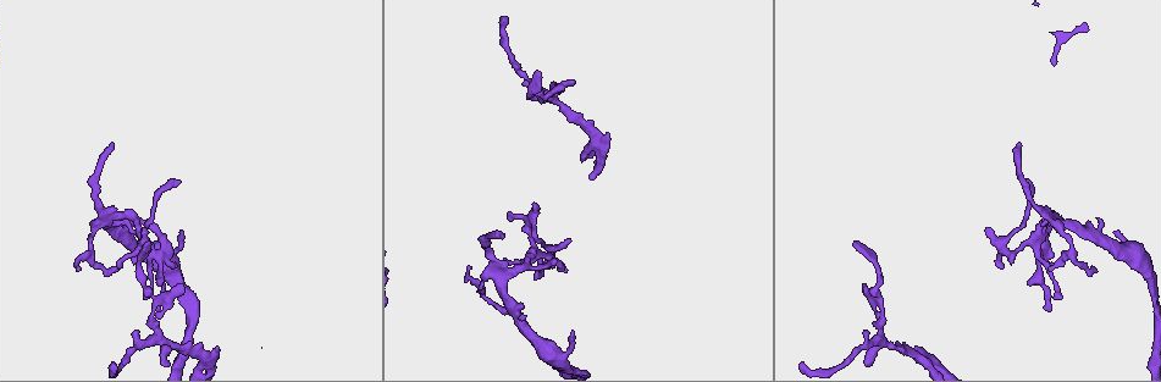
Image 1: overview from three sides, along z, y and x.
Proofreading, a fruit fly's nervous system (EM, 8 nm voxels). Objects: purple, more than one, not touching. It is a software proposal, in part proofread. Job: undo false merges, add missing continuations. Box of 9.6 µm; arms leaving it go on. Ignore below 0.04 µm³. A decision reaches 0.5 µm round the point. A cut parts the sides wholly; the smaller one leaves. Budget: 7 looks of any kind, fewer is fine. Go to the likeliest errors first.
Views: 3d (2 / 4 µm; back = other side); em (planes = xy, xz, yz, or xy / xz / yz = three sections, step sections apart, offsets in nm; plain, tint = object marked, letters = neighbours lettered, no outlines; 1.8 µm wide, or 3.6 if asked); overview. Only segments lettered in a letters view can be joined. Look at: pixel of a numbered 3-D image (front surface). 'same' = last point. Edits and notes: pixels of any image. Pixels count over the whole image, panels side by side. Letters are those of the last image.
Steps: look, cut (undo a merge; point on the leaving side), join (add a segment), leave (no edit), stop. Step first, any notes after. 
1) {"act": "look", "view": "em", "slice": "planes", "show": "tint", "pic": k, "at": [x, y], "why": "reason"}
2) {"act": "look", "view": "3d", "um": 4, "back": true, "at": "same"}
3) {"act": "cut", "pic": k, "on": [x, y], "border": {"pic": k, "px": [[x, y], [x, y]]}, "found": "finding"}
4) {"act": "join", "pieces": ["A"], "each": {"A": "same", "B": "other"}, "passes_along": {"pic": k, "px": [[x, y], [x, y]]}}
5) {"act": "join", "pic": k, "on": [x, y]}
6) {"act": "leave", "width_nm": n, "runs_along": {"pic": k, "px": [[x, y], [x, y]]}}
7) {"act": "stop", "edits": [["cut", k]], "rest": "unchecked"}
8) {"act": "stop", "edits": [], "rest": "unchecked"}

{"act": "look", "view": "em", "slice": "xz", "step": 16, "show": "tint", "pic": 1, "at": [1036, 235], "why": "arms part here"}

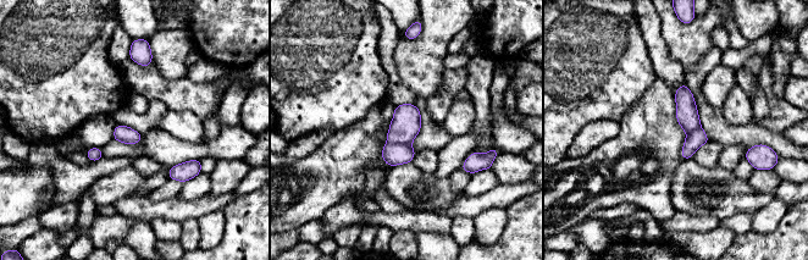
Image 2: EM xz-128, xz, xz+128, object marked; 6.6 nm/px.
{"act": "look", "view": "em", "slice": "planes", "show": "letters", "at": "same", "why": "another direction"}

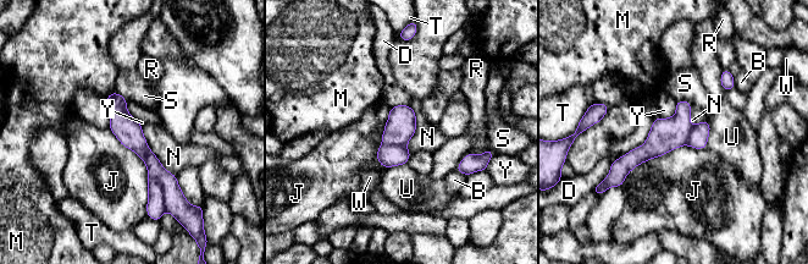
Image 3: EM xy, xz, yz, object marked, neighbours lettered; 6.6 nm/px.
{"act": "leave", "width_nm": 180, "each": {"B": "other", "D": "other", "J": "other", "M": "other", "N": "other", "R": "other", "S": "other", "T": "other", "U": "other", "W": "other", "Y": "other"}, "found": "all the same neuron"}

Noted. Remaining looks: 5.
{"act": "look", "view": "em", "slice": "planes", "show": "plain", "pic": 1, "at": [1019, 143], "why": "thin end"}

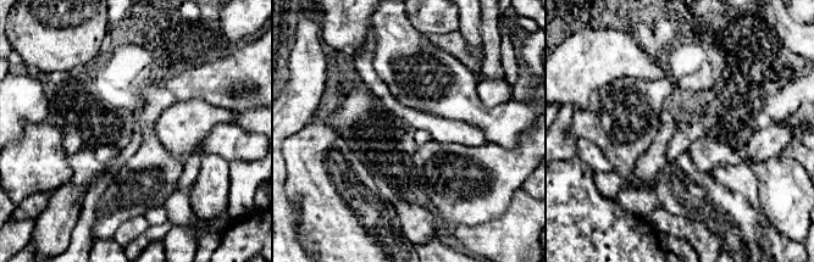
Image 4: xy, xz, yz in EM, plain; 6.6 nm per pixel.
{"act": "look", "view": "em", "slice": "planes", "show": "letters", "at": "same"}

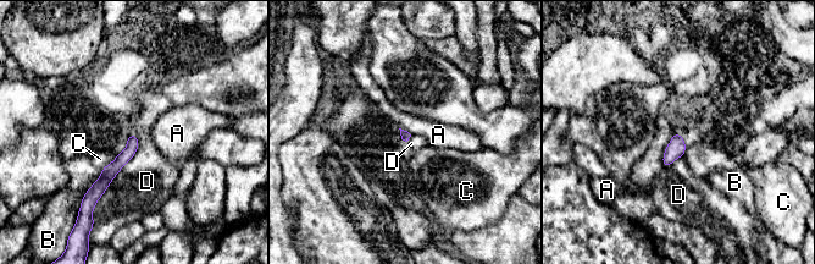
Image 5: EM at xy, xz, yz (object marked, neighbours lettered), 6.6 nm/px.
{"act": "leave", "longest_contact_nm": ["D", 600], "each": {"A": "other", "B": "other", "C": "other", "D": "other"}, "border": {"pic": 5, "px": [[133, 132], [137, 152], [92, 212]]}, "found": "none of them fits"}

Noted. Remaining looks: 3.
{"act": "look", "view": "em", "slice": "planes", "show": "letters", "pic": 1, "at": [853, 240], "why": "thin end"}

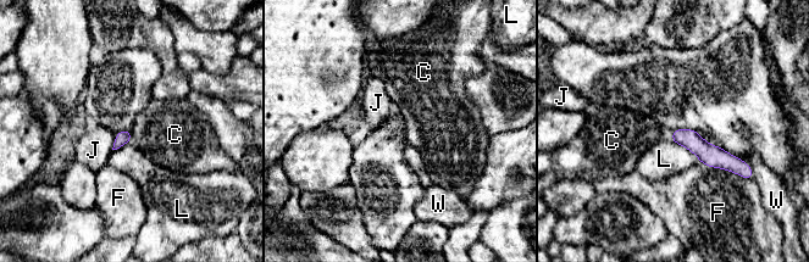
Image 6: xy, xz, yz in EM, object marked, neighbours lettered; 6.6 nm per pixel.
{"act": "leave", "each": {"C": "other", "F": "other", "J": "other", "L": "other", "W": "other"}, "border": {"pic": 6, "px": [[129, 130], [131, 140]]}, "found": "no lettered segment goes on from it"}

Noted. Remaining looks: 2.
{"act": "stop", "edits": [], "rest": "unchecked"}

